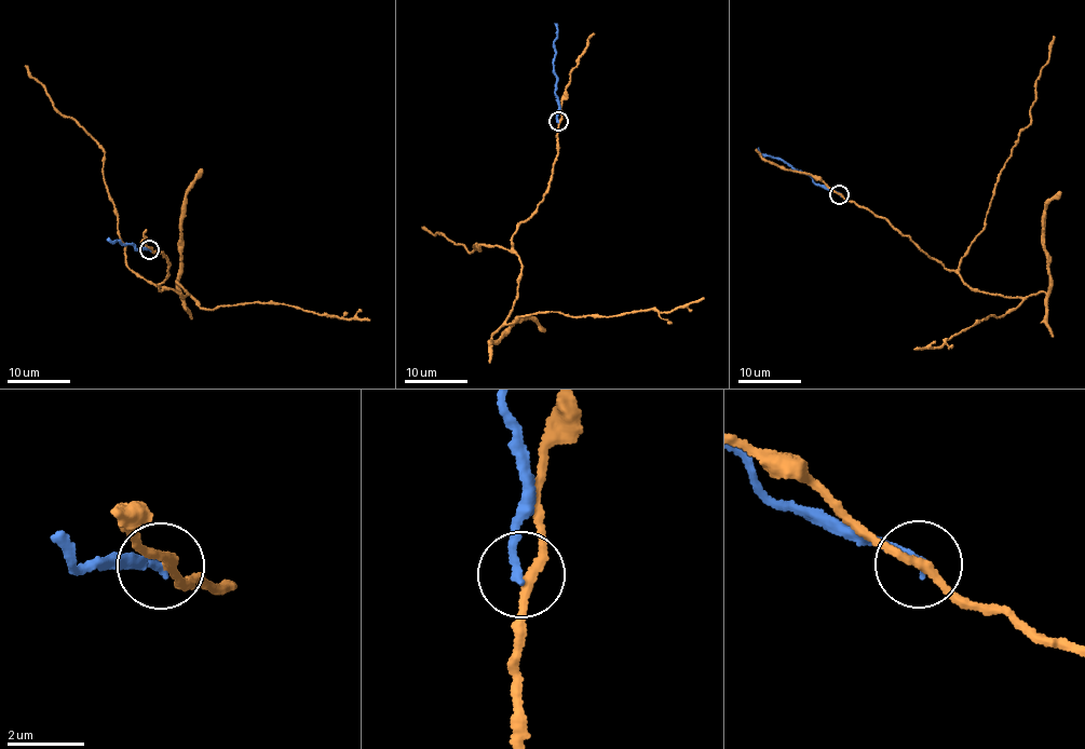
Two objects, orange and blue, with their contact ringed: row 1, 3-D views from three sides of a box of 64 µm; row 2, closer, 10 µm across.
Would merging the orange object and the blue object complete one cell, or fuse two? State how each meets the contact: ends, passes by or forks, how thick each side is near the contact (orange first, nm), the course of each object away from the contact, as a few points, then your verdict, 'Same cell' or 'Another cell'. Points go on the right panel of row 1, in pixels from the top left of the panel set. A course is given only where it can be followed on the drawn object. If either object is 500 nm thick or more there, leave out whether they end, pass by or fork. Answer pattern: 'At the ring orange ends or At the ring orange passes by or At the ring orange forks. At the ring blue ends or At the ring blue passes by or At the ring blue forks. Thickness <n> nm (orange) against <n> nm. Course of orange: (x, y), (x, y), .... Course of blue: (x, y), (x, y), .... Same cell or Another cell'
At the ring orange passes by. At the ring blue ends. Thickness 220 nm (orange) against 220 nm. Course of orange: (839, 193), (885, 217), (973, 288), (1021, 299), (943, 346), (912, 350). Course of blue: (839, 194), (816, 185), (807, 174), (776, 157), (763, 154), (758, 148). Another cell

